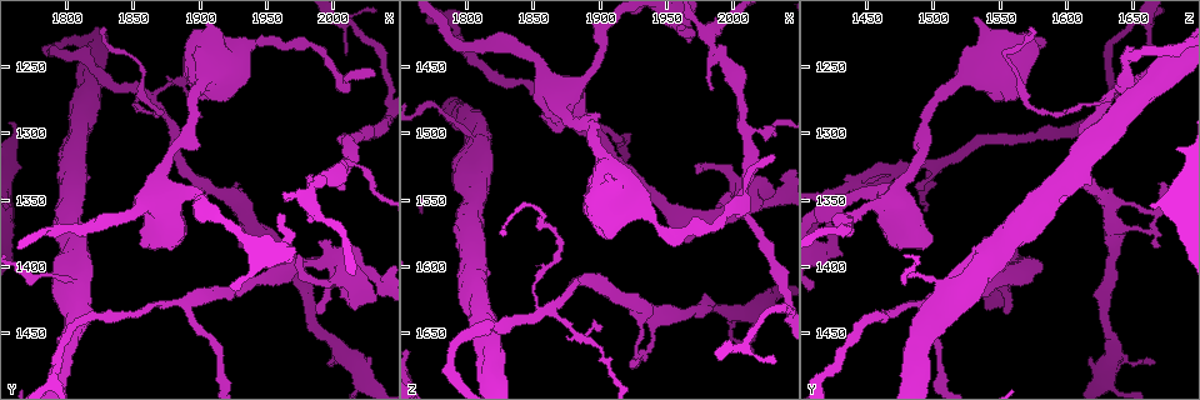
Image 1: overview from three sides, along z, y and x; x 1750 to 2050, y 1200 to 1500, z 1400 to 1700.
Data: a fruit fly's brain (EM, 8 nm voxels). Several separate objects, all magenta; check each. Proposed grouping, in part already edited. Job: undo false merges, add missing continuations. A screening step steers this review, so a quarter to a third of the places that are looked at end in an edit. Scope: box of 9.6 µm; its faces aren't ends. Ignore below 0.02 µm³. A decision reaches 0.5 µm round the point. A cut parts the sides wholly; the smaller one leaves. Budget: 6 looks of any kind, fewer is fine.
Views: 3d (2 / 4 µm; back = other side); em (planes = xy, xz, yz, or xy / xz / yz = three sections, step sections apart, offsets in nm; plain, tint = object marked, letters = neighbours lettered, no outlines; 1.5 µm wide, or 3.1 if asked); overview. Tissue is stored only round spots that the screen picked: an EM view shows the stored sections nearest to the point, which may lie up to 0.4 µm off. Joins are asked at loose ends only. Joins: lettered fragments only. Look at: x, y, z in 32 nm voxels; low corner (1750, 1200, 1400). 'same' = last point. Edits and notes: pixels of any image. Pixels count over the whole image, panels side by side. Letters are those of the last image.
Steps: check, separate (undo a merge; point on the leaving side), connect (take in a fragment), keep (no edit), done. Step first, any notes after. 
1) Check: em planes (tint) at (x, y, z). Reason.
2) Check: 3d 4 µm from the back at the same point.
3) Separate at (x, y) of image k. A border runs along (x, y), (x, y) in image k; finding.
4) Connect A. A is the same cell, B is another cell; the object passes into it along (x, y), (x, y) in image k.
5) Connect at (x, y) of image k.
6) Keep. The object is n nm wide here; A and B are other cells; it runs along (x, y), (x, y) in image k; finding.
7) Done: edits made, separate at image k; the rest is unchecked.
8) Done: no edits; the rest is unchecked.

Check: 3d 4 µm at (1828, 1220, 1574). Tapers out.

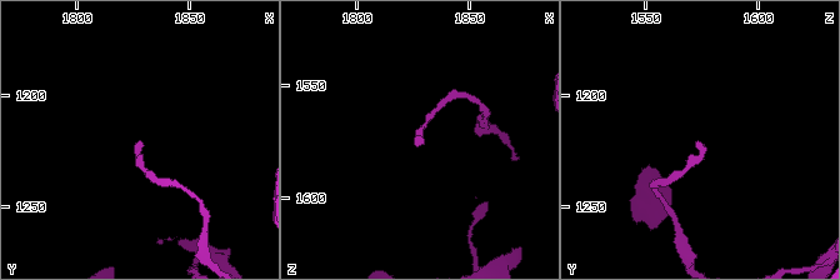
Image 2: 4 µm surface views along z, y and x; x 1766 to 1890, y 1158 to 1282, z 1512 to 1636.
Check: em xz step 4 (tint) at (1829, 1221, 1574).

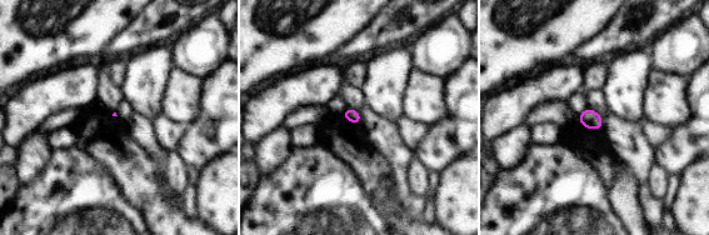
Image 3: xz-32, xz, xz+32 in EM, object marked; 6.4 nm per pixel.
Check: em xy step 4 (letters) at the same point. Cut it another way.

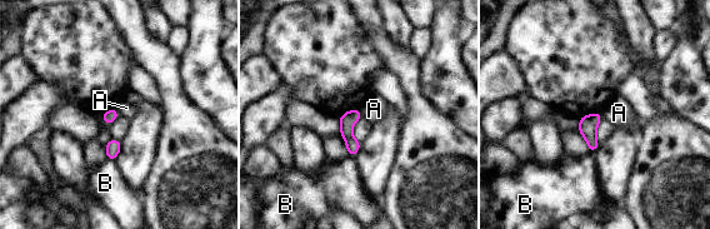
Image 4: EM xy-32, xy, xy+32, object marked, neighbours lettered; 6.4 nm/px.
Keep. A and B are other cells; a border runs along (358, 109), (363, 118) in image 4; no lettered fragment goes on from it.

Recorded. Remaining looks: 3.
Check: em xy step 4 (letters) at (2006, 1338, 1488). Free end.

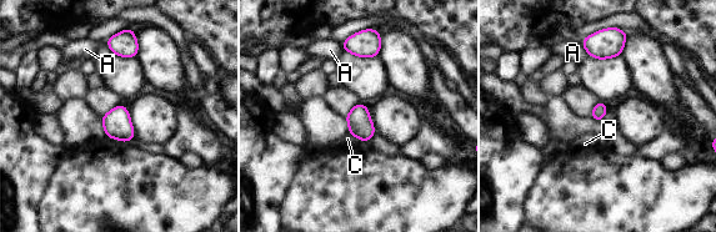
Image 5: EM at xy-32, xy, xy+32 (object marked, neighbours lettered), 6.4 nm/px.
Check: em yz step 8 (letters) at the same point.

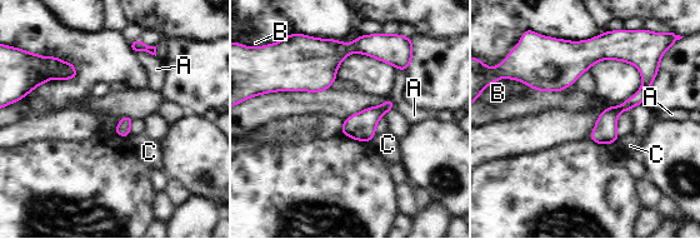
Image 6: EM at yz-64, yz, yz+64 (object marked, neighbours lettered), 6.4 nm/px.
Keep. A, B and C are other cells; a border runs along (376, 135), (370, 140) in image 6; no lettered fragment goes on from it.

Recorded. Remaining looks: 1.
Check: em planes (letters) at (1930, 1338, 1670). Thin end.

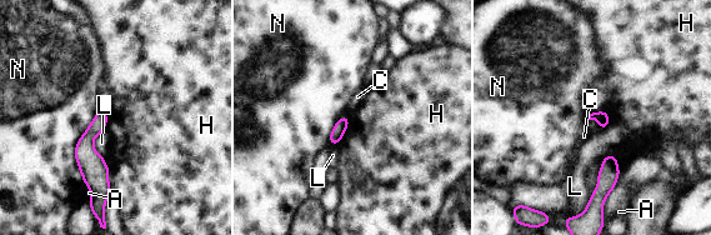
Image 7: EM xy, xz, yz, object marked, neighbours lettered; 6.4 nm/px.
Keep. A, C, H, L and N are other cells; a border runs along (615, 155), (619, 170), (616, 185) in image 7; none of them fits.

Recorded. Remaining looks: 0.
Done: no edits; the rest is unchecked.

